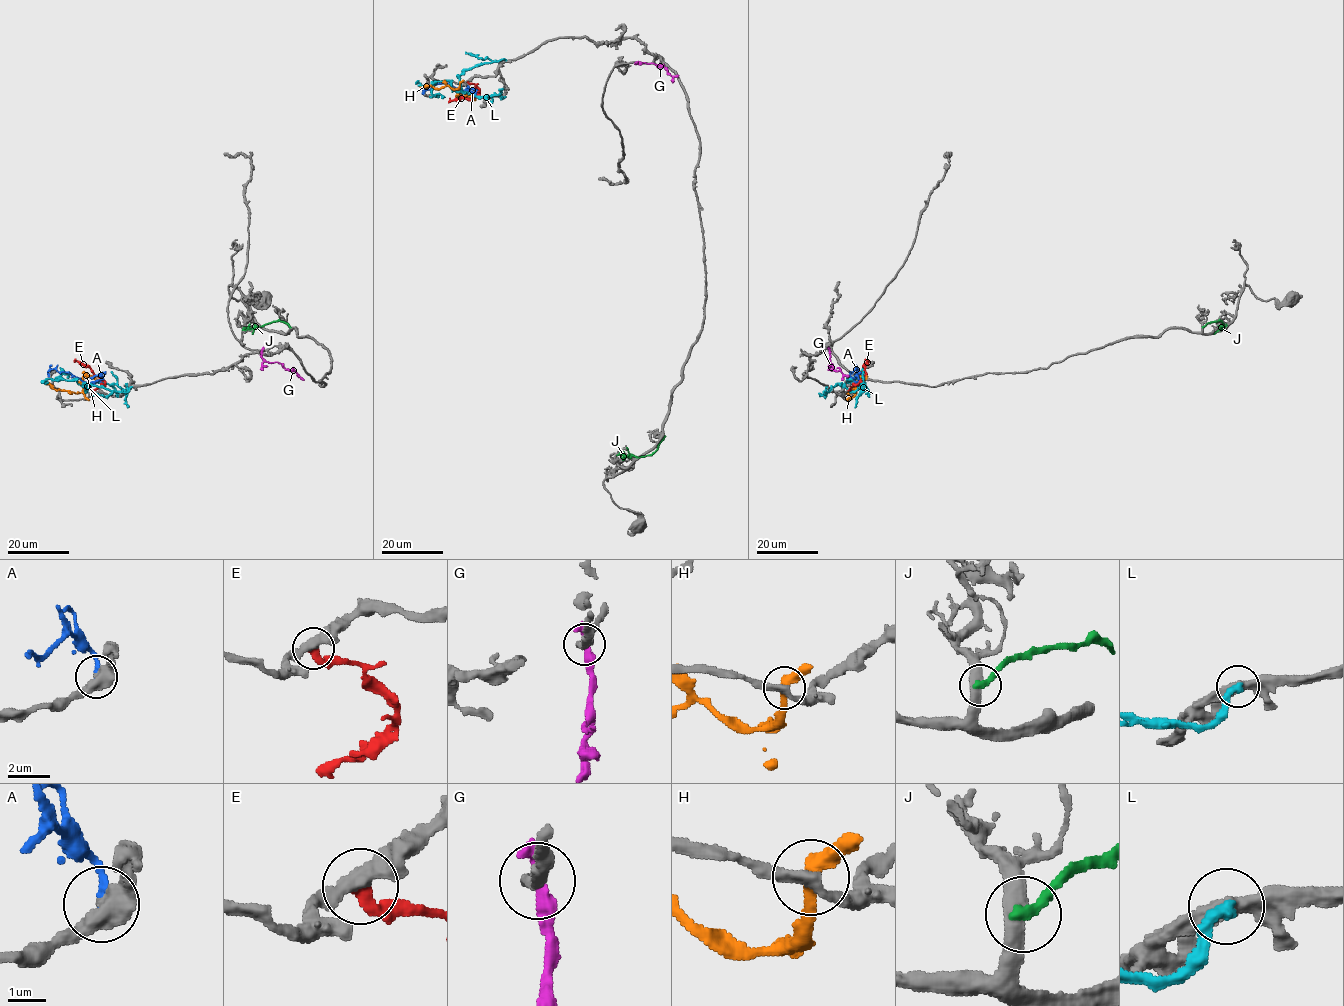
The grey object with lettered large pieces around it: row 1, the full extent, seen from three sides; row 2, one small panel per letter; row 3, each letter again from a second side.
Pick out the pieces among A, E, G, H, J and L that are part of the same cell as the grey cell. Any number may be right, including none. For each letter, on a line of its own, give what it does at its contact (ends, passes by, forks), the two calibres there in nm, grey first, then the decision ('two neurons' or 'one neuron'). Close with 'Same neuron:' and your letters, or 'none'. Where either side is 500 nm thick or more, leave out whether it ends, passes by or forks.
A: it ends there; 480 nm thick on the grey side, 300 nm on the other; two neurons
E: it ends there; 360 nm thick on the grey side, 320 nm on the other; one neuron
G: it ends there; 240 nm thick on the grey side, 480 nm on the other; two neurons
H: it passes by; 320 nm thick on the grey side, 320 nm on the other; two neurons
J: it ends there; 400 nm thick on the grey side, 280 nm on the other; two neurons
L: it ends there; 400 nm thick on the grey side, 360 nm on the other; two neurons
Same neuron: E

